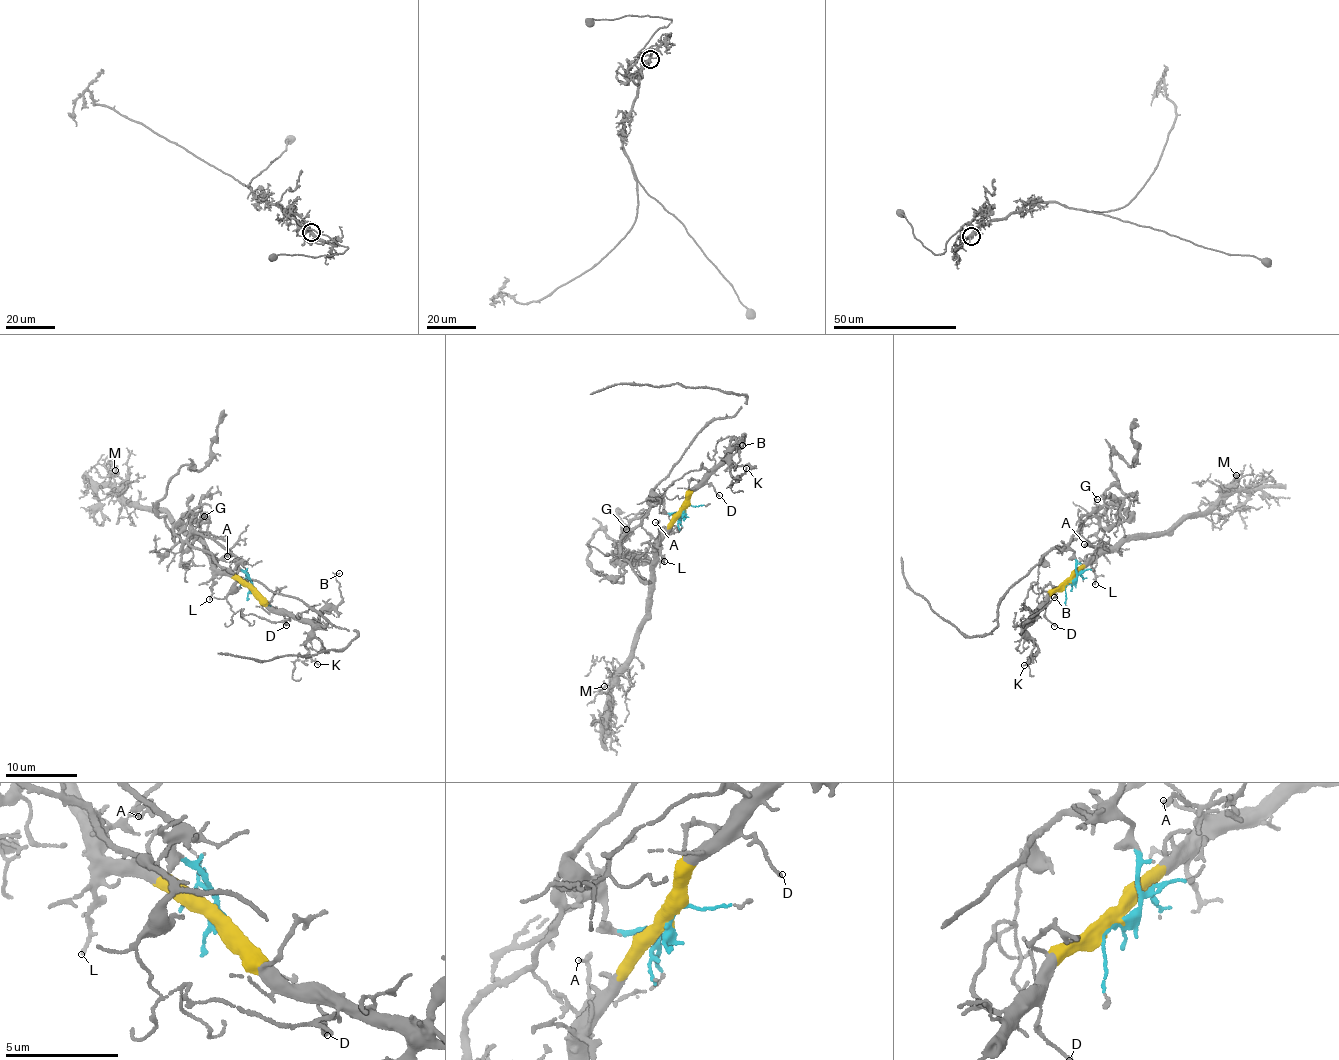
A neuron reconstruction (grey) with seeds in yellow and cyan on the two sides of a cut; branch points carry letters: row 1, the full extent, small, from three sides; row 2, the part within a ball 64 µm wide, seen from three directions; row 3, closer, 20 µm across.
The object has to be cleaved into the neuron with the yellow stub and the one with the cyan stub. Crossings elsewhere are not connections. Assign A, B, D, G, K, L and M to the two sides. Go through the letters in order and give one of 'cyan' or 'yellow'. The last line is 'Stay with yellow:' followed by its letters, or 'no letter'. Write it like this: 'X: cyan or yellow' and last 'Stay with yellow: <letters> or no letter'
A: yellow
B: yellow
D: yellow
G: cyan
K: yellow
L: yellow
M: yellow
Stay with yellow: A, B, D, K, L, M

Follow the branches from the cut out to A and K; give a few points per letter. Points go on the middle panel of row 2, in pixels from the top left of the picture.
A: (684, 511), (665, 538), (656, 544), (659, 533), (656, 523)
K: (684, 511), (688, 490), (726, 458), (730, 460), (735, 480), (746, 468)

